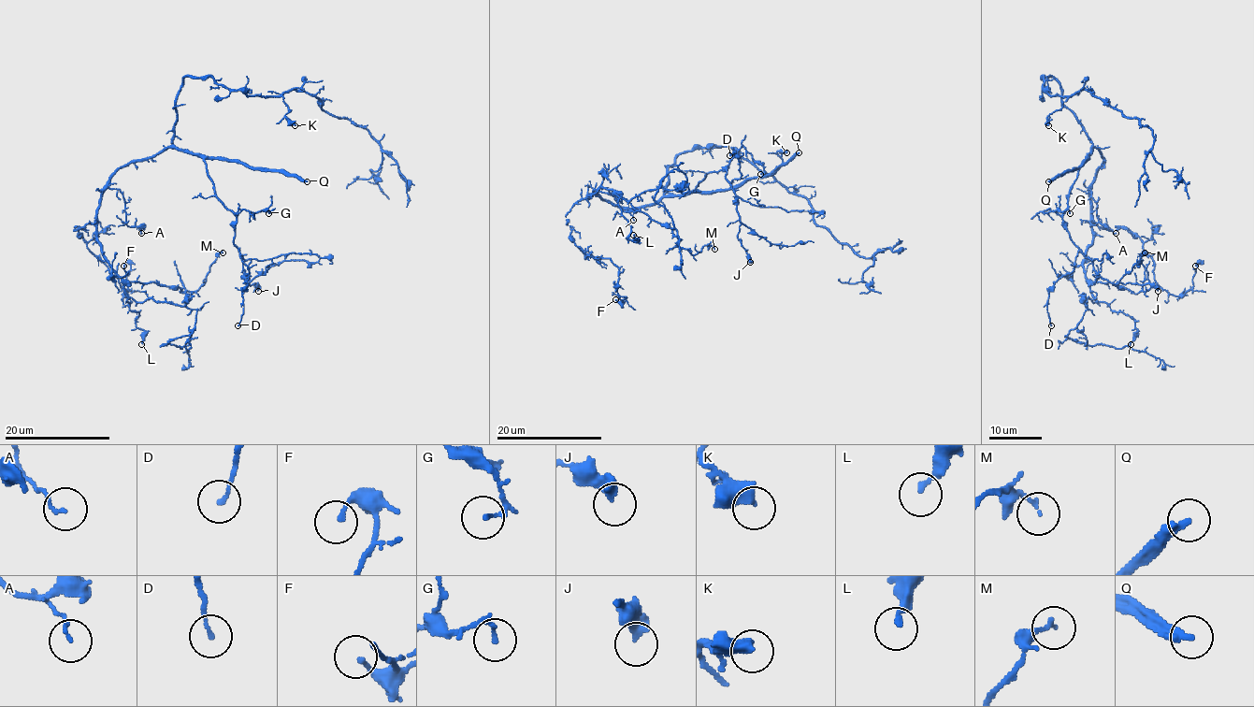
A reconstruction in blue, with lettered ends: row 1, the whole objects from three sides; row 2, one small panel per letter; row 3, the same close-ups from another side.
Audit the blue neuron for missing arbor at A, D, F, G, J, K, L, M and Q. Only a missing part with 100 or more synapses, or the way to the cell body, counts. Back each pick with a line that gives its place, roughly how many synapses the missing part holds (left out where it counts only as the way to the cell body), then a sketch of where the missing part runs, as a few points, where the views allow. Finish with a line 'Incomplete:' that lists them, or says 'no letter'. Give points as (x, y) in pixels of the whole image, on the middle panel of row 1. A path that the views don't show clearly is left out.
Q: (799, 152) | 200 syn
Incomplete: Q

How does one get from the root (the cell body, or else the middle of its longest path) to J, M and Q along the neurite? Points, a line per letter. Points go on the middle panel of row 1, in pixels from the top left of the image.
J: (651, 205), (661, 197), (690, 194), (709, 172), (727, 165), (726, 180), (739, 214), (738, 239), (750, 262)
M: (651, 205), (619, 208), (588, 196), (599, 187), (613, 190), (665, 223), (692, 254), (705, 245), (714, 249)
Q: (651, 205), (661, 197), (680, 196), (686, 192), (727, 191), (751, 179), (770, 176), (799, 152)

